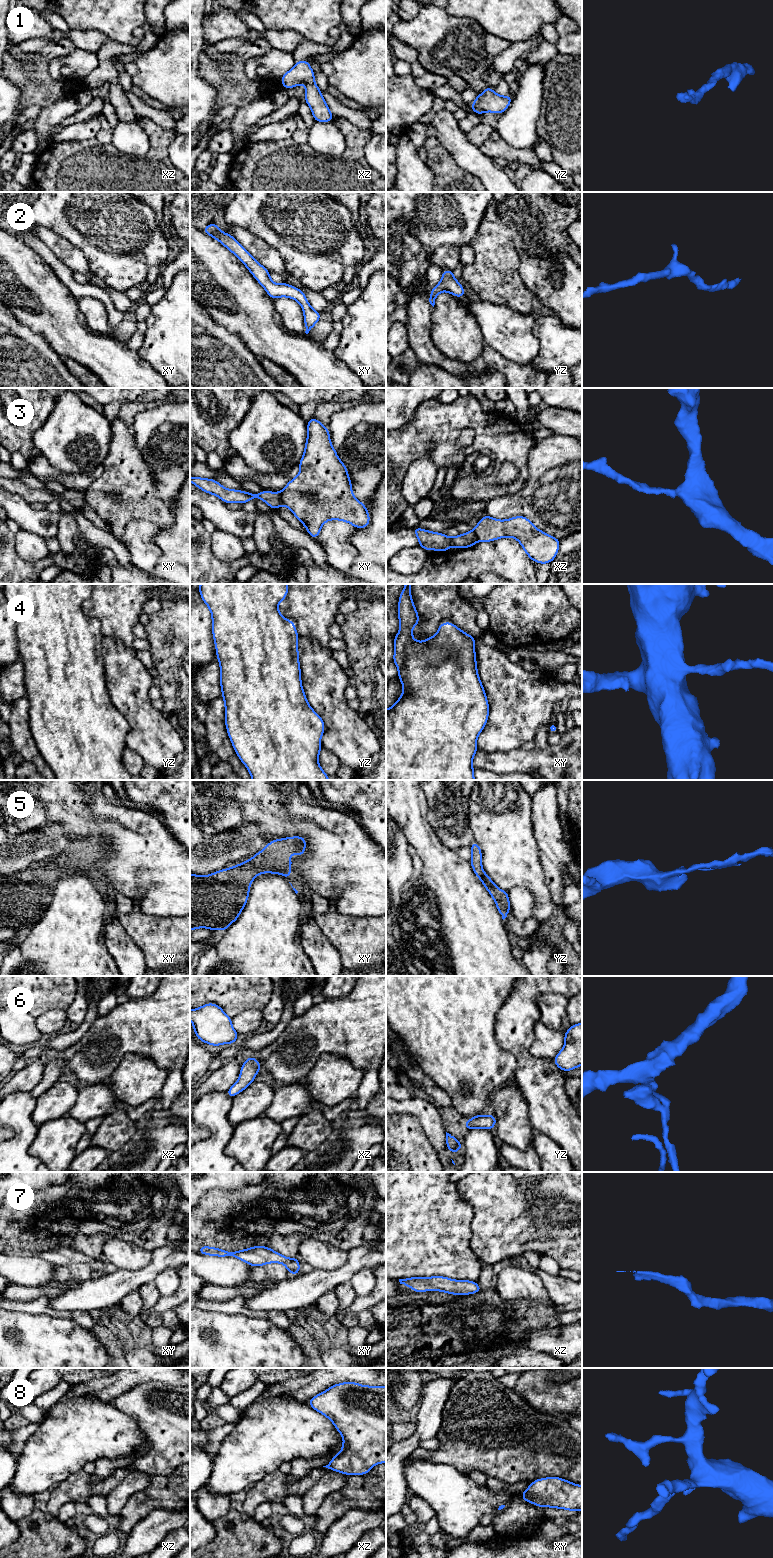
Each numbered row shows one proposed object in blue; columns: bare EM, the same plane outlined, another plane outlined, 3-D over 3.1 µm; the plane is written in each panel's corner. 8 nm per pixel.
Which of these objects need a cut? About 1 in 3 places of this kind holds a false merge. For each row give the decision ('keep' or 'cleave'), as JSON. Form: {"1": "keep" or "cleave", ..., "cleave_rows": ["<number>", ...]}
{"1": "keep", "2": "keep", "3": "cleave", "4": "keep", "5": "keep", "6": "keep", "7": "keep", "8": "keep", "cleave_rows": ["3"]}

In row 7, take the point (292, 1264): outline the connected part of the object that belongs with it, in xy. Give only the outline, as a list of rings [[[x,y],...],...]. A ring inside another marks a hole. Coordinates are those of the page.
[[[200,1246],[197,1250],[203,1255],[218,1256],[218,1257],[235,1257],[250,1266],[263,1266],[268,1263],[281,1263],[284,1264],[290,1275],[300,1273],[300,1265],[298,1257],[288,1258],[278,1252],[265,1246],[254,1246],[245,1250],[229,1252],[223,1249],[218,1249],[209,1246]]]

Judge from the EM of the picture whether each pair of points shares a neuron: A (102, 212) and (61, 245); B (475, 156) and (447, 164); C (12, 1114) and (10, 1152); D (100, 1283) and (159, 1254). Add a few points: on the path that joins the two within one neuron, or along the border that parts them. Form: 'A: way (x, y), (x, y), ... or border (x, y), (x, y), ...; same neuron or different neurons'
A: border (46, 227), (76, 246), (84, 255); different neurons
B: border (441, 143), (459, 166), (475, 175); different neurons
C: way (21, 1123), (23, 1126), (23, 1138), (19, 1143); same neuron
D: way (116, 1283), (134, 1280), (144, 1276), (150, 1270); same neuron

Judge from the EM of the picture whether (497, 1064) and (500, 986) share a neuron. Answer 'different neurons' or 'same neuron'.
same neuron

